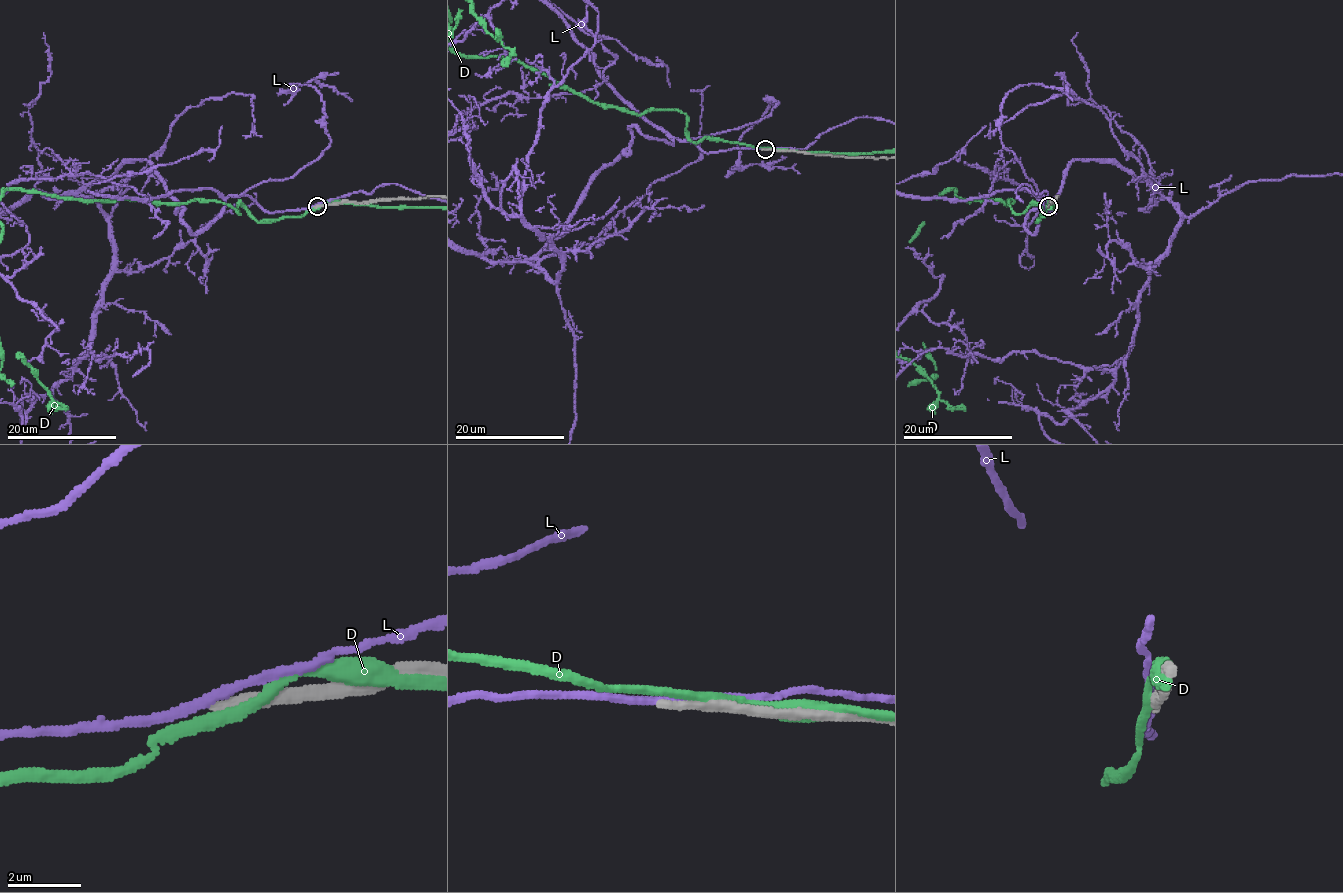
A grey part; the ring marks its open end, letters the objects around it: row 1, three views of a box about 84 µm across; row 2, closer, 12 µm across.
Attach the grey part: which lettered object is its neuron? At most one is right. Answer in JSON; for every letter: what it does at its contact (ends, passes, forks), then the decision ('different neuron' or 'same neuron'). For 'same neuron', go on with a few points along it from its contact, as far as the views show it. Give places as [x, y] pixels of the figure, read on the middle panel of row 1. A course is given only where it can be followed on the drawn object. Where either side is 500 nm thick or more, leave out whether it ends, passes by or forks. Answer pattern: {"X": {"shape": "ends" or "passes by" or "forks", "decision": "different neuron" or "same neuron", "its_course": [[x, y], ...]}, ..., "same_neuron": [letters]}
{"D": {"shape": "passes by", "decision": "different neuron"}, "L": {"shape": "passes by", "decision": "different neuron"}, "same_neuron": []}

